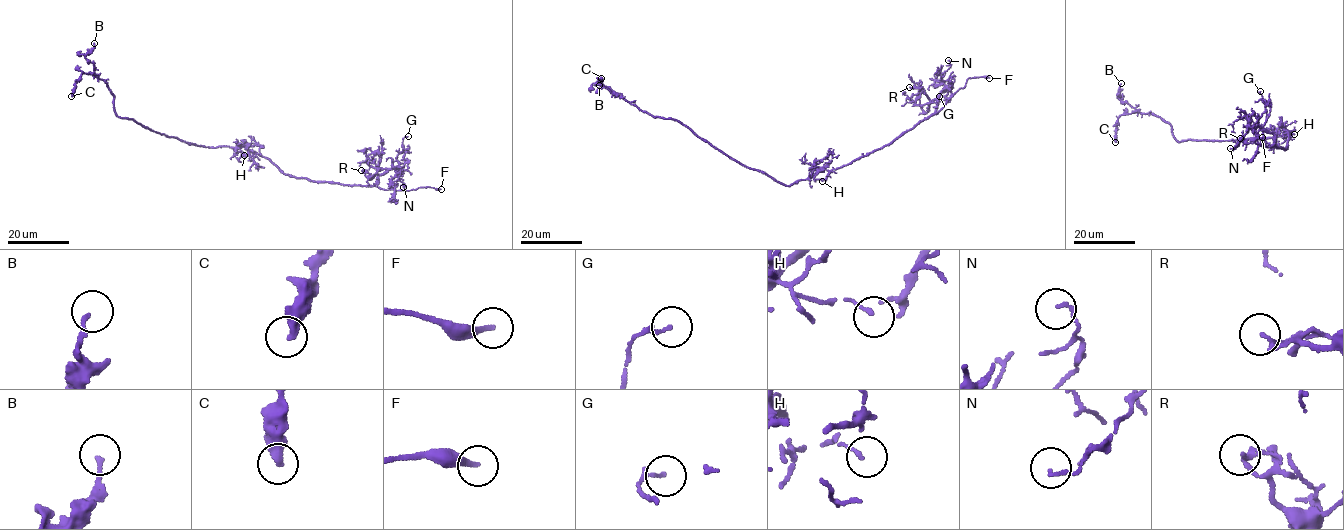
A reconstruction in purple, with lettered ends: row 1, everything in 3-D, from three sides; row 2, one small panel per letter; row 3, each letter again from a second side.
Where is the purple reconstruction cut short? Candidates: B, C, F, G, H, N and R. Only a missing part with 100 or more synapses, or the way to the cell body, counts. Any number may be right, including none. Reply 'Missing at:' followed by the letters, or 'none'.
Missing at: F

